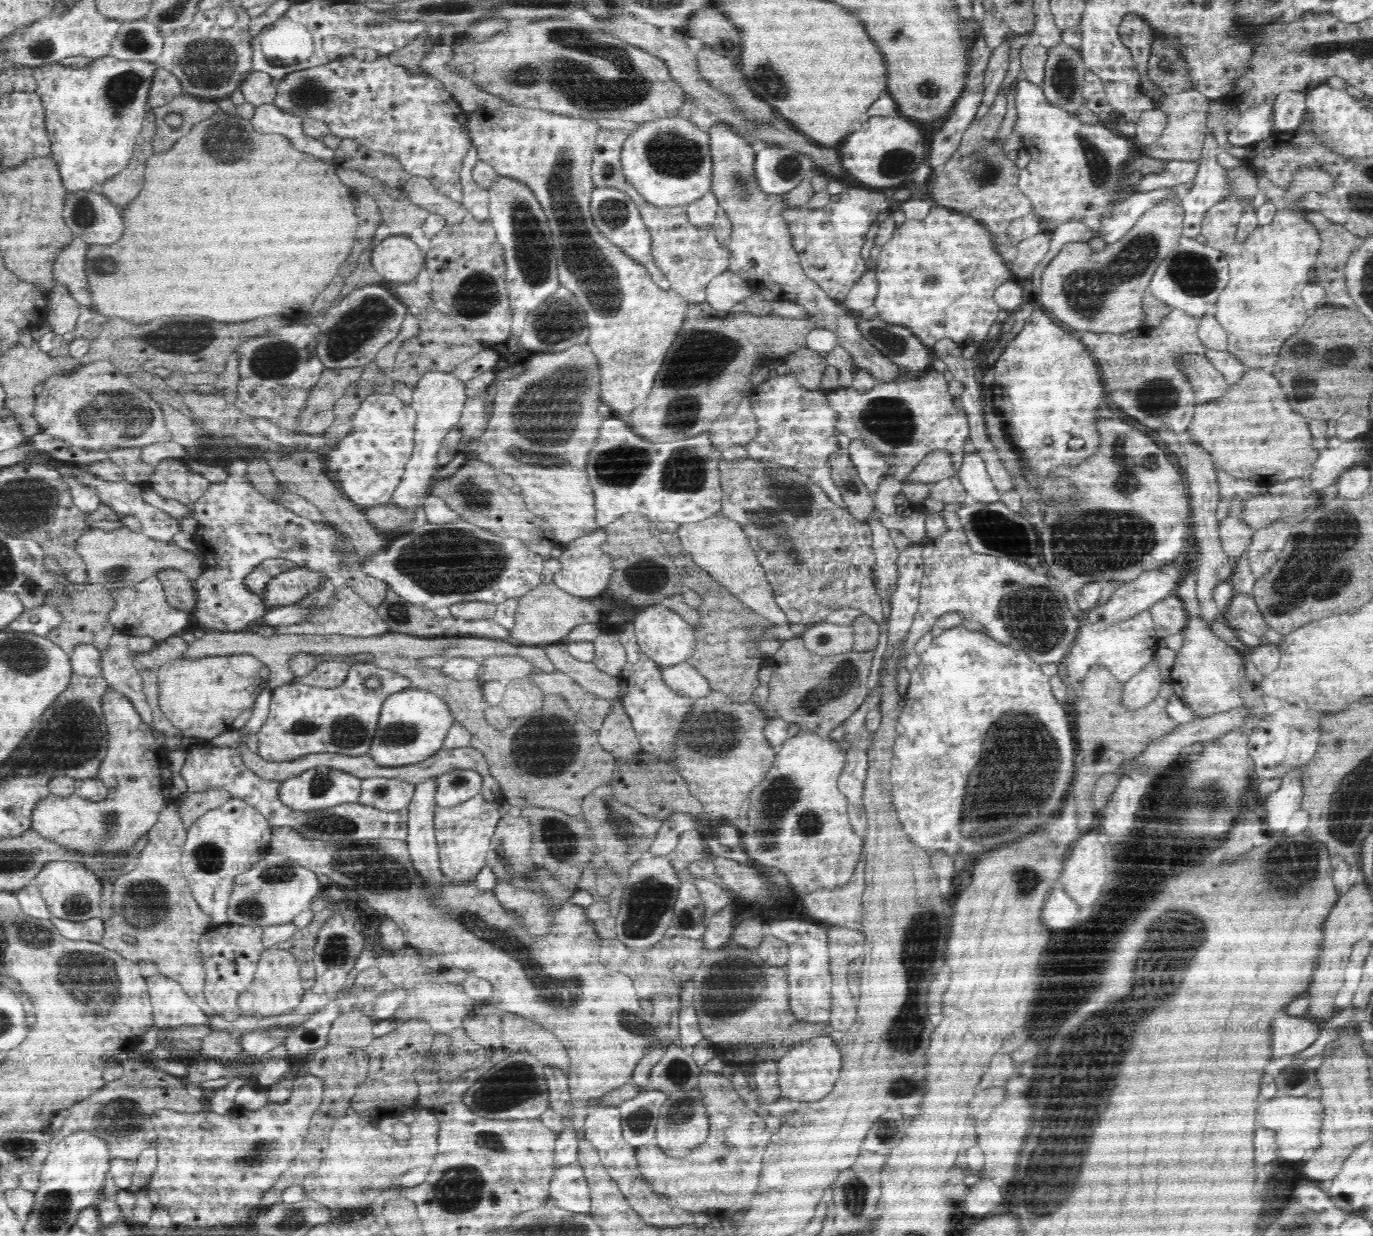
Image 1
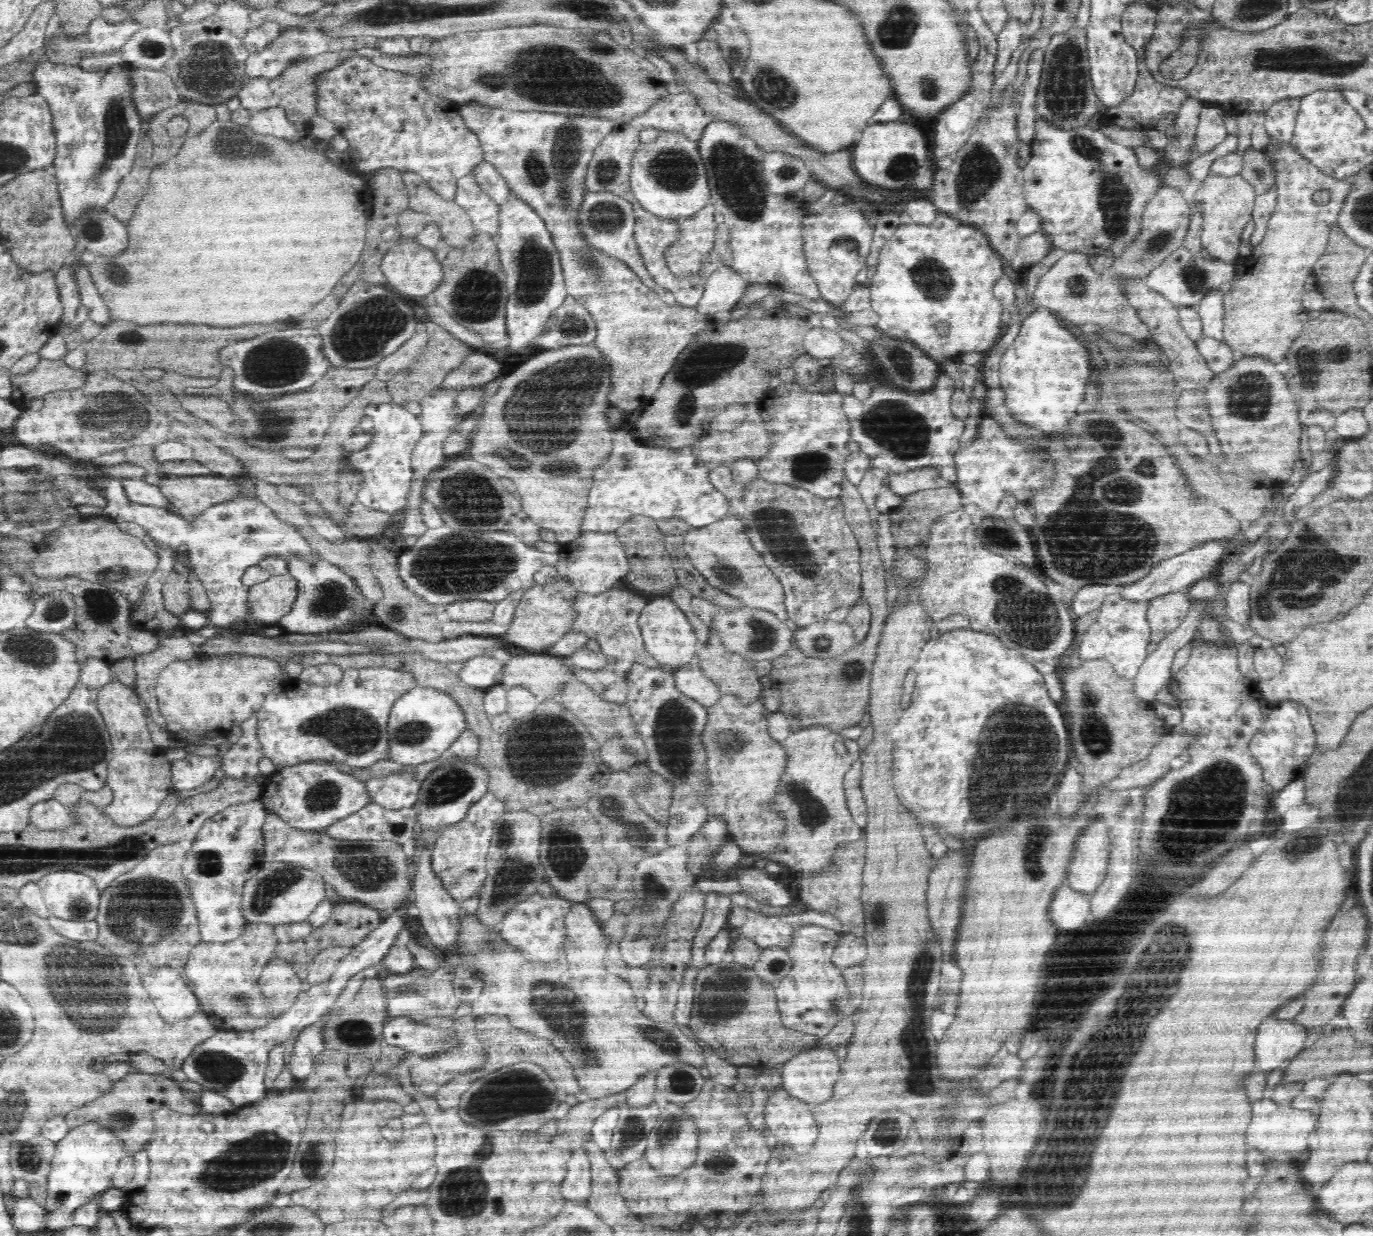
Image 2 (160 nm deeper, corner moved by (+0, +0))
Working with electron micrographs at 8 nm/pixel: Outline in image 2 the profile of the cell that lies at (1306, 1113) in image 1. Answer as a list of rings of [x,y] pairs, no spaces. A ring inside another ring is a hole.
[[[1272,1100],[1252,1102],[1254,1118],[1246,1132],[1246,1144],[1256,1150],[1274,1150],[1274,1152],[1292,1152],[1294,1156],[1302,1154],[1308,1146],[1308,1136],[1314,1130],[1314,1116],[1308,1110],[1294,1110],[1294,1108],[1280,1108]]]

